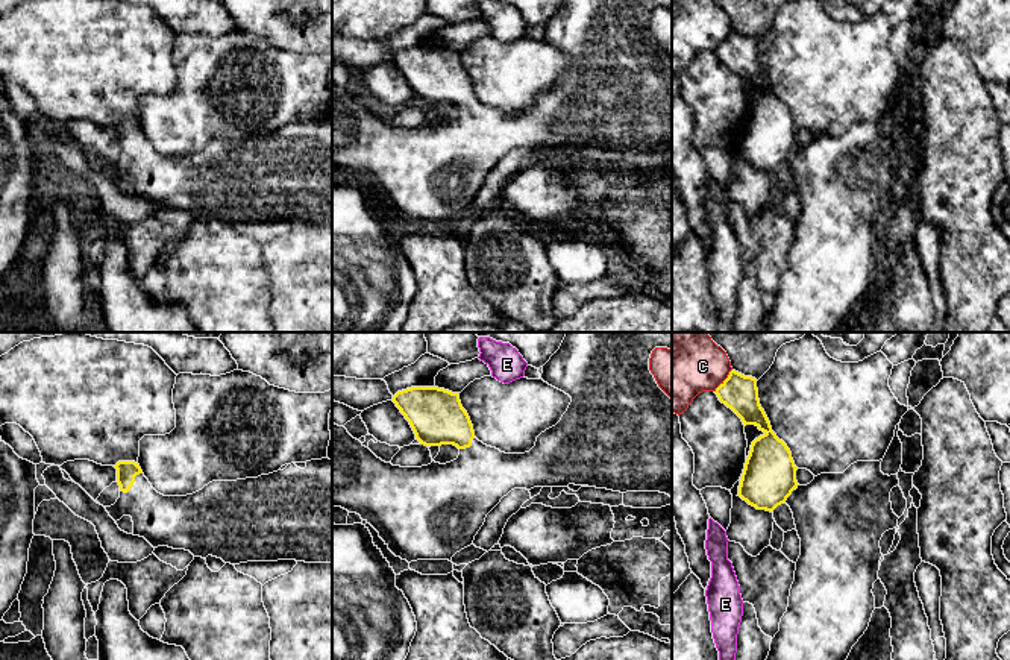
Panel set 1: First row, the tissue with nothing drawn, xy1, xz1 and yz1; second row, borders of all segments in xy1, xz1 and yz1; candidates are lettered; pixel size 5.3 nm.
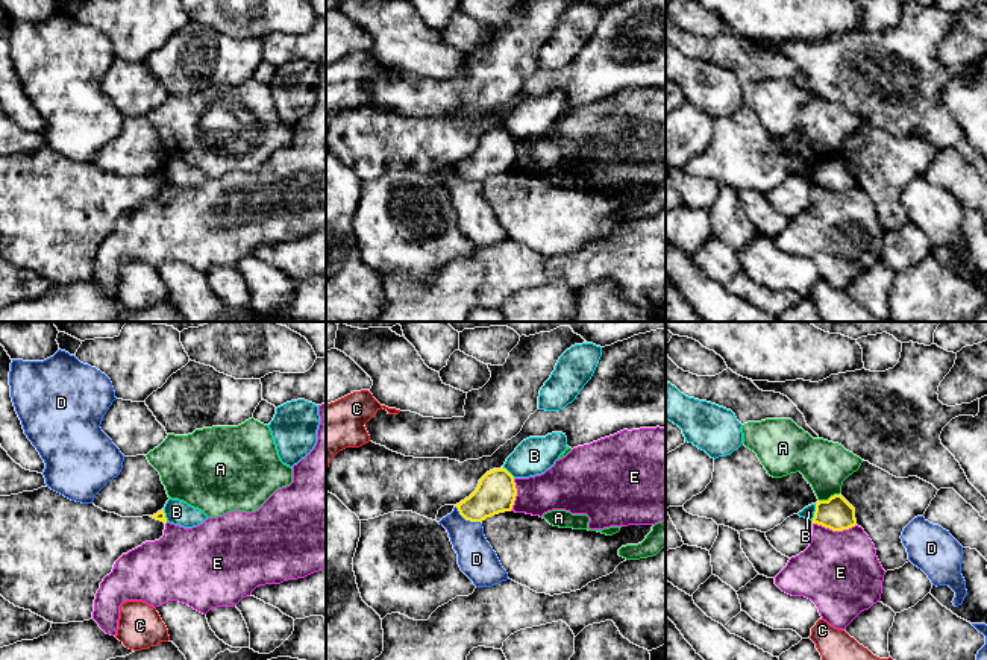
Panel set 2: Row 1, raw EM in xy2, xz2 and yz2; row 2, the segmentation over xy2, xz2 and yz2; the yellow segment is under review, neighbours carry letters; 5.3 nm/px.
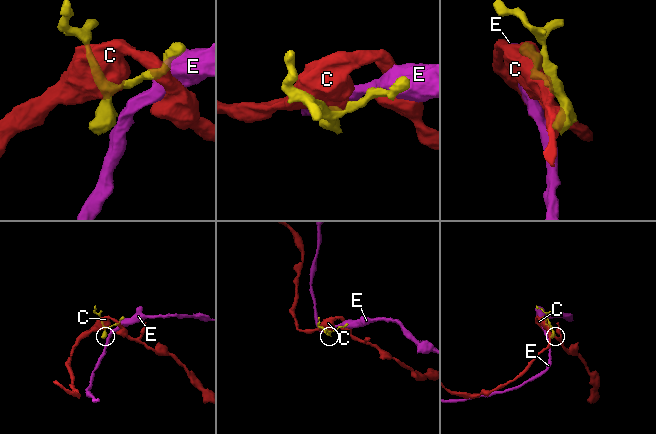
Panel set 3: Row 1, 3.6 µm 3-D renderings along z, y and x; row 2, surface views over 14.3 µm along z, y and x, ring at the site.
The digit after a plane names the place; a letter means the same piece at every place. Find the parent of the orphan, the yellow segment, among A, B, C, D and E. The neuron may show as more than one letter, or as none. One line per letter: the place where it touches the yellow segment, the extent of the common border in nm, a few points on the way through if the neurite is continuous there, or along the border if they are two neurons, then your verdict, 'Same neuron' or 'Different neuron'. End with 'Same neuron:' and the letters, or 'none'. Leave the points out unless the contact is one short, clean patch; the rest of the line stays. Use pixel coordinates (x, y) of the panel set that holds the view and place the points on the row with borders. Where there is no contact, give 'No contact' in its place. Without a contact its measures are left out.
A: Touches yellow at yz2 (830, 498). Shared border 120 nm. Boundary: yz2 (839, 493), (819, 501). Different neuron
B: Touches yellow at yz2 (814, 512). Shared border 90 nm. Boundary: yz2 (816, 504), (811, 519). Different neuron
C: Touches yellow at yz1 (724, 381). Shared border 160 nm. Different neuron
D: Touches yellow at xz2 (466, 519). Shared border 160 nm. Boundary: xz2 (455, 506), (466, 519), (479, 522). Different neuron
E: Touches yellow at yz2 (834, 530). Shared border 240 nm. Different neuron
Same neuron: none

